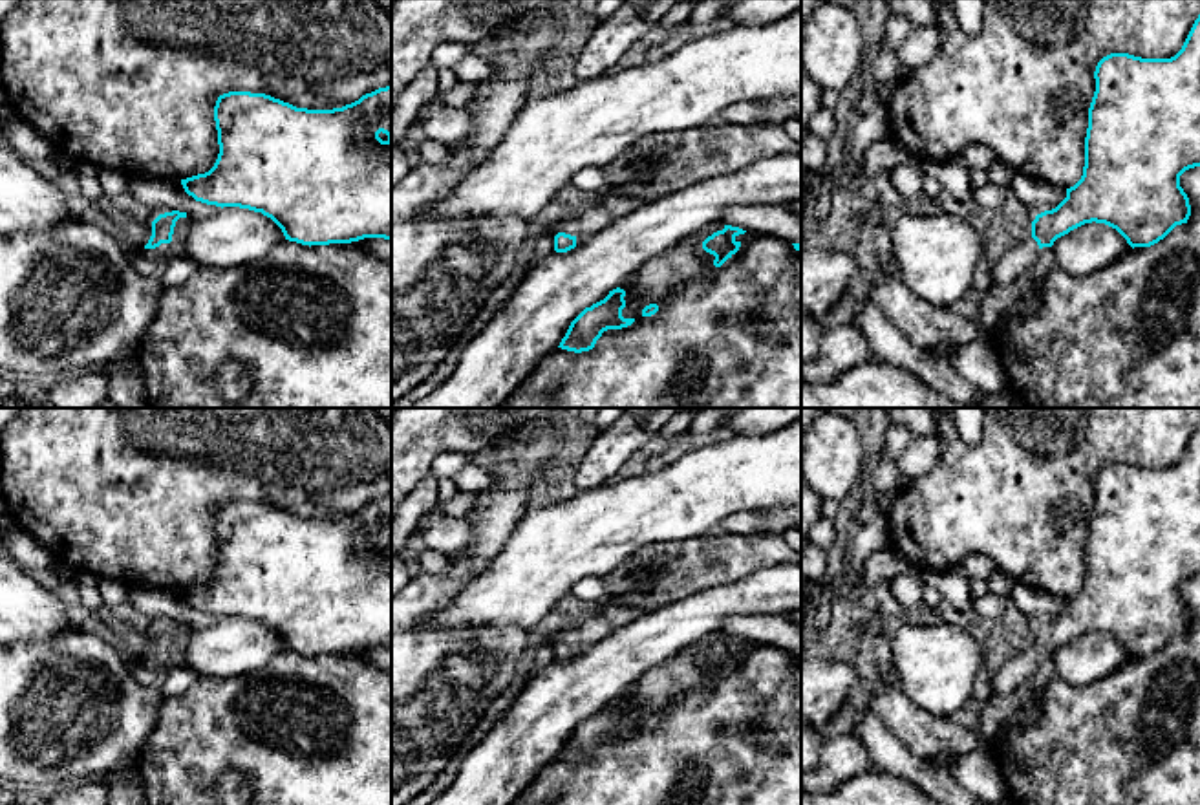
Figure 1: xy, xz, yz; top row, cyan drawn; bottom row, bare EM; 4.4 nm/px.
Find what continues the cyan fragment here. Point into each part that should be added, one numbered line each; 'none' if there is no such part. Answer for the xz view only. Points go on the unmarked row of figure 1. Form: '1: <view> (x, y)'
1: xz (569, 633)

